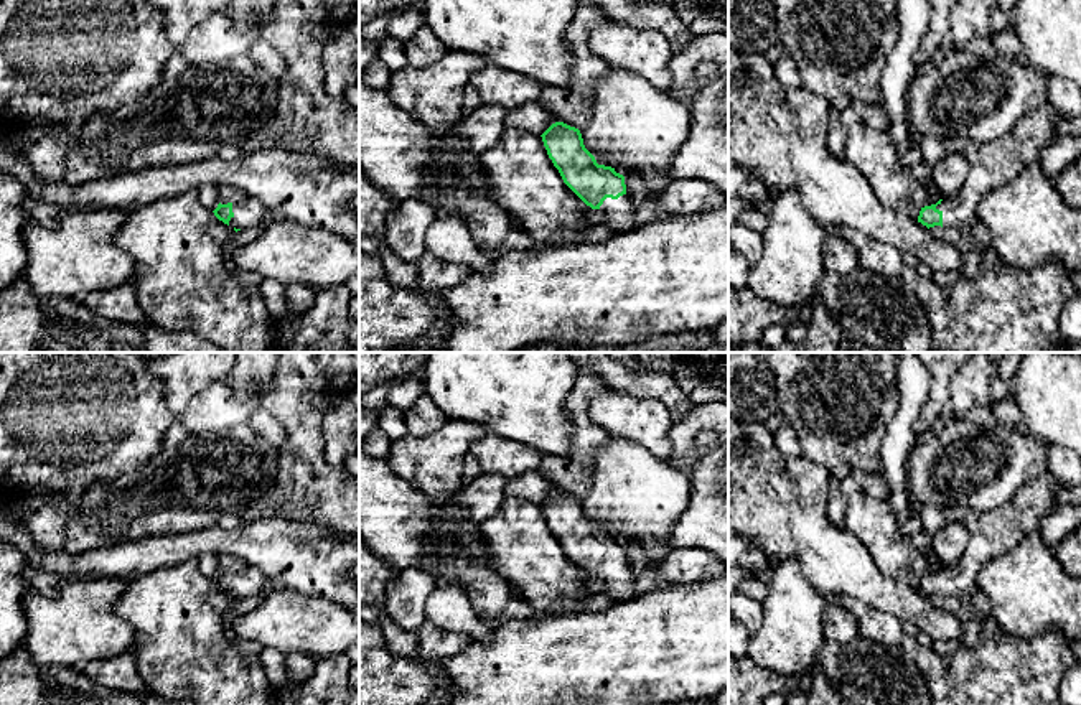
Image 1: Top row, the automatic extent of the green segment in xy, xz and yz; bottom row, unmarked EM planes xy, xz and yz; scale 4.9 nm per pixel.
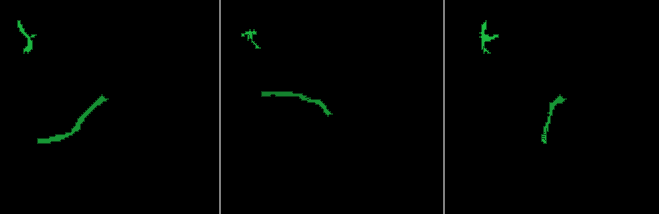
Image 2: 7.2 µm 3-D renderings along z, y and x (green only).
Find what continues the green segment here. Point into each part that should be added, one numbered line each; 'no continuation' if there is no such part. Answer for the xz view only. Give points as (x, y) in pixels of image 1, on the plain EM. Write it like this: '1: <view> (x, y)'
1: xz (618, 582)

